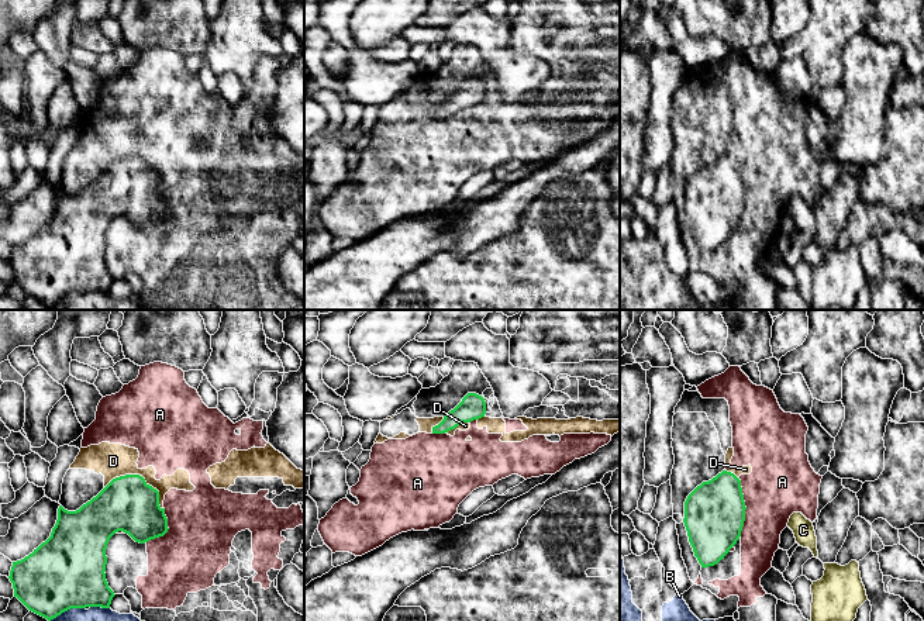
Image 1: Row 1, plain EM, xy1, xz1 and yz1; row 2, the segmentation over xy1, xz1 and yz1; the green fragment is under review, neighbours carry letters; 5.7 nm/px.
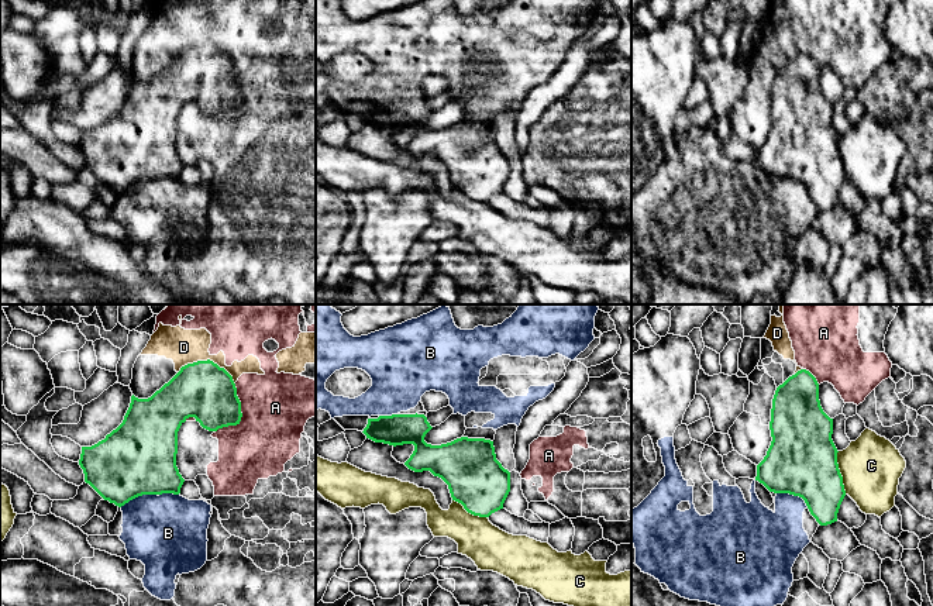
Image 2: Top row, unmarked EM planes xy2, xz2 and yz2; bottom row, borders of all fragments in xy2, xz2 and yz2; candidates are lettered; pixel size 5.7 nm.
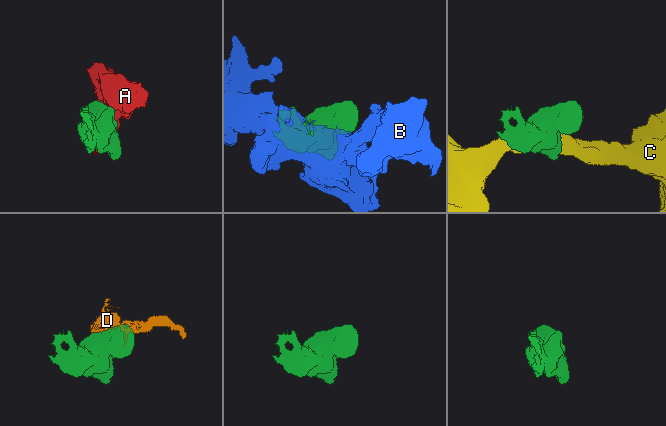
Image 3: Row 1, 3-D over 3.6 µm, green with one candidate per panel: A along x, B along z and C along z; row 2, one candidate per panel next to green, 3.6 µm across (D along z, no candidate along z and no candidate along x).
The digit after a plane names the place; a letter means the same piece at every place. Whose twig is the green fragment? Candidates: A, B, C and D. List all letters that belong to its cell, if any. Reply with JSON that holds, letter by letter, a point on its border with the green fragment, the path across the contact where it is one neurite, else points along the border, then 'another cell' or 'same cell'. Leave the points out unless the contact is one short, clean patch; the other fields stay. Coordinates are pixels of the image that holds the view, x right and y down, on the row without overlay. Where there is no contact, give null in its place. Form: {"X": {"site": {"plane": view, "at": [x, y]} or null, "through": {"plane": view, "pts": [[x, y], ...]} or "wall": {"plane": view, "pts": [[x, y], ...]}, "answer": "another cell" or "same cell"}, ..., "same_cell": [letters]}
{"A": {"site": {"plane": "xy2", "at": [241, 99]}, "answer": "another cell"}, "B": {"site": {"plane": "xy2", "at": [138, 179]}, "answer": "same cell"}, "C": {"site": {"plane": "yz2", "at": [839, 157]}, "answer": "another cell"}, "D": {"site": {"plane": "xy1", "at": [138, 159]}, "answer": "another cell"}, "same_cell": ["B"]}

